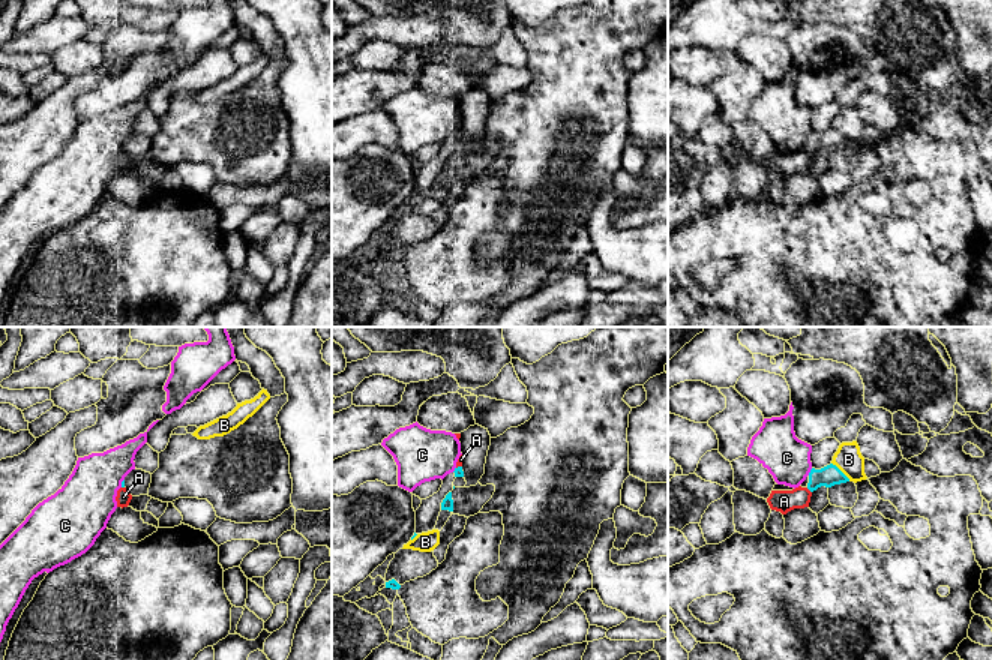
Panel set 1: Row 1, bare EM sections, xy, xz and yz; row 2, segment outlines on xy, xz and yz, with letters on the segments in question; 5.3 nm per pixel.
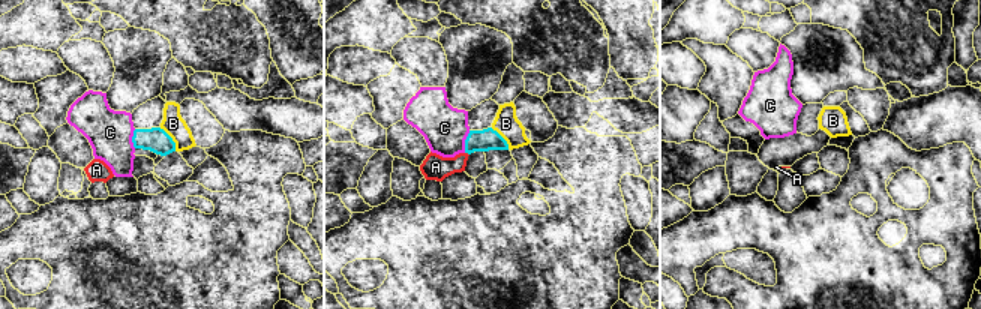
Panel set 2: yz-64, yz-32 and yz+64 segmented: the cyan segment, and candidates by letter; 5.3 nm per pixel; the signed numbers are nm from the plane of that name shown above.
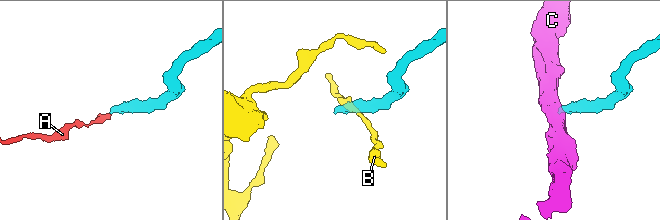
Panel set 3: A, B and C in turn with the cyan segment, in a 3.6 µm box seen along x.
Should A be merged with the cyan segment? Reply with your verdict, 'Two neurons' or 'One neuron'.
Two neurons

